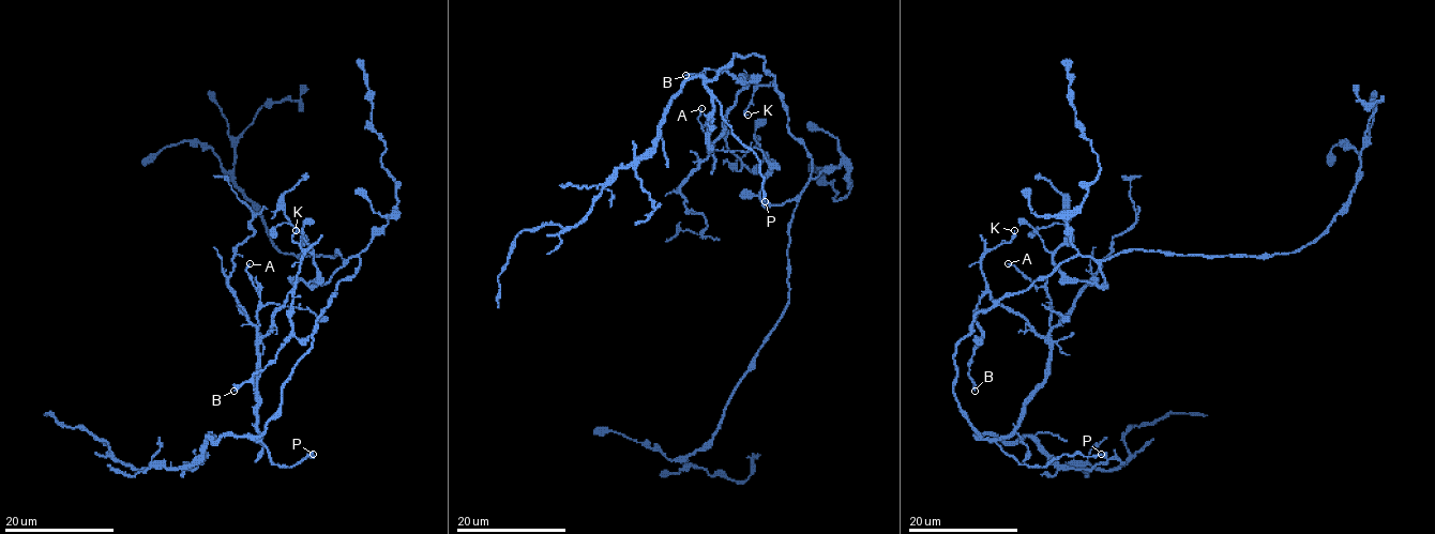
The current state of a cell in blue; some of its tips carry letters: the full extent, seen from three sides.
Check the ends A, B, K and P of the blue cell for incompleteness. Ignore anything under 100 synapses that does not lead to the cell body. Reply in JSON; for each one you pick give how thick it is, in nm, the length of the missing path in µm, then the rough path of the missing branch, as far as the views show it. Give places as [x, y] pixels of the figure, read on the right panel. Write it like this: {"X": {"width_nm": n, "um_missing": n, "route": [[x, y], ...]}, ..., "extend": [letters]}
{"P": {"width_nm": 200, "um_missing": 90, "route": [[1101, 454], [1121, 461], [1150, 446], [1191, 493], [1188, 512], [1162, 507], [1188, 517], [1220, 474], [1253, 463]]}, "extend": ["P"]}

